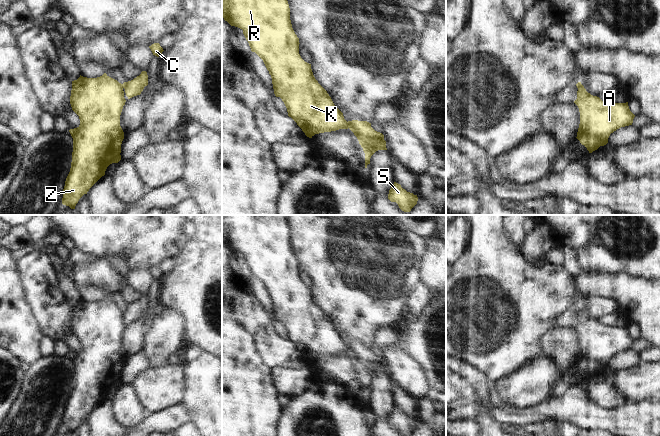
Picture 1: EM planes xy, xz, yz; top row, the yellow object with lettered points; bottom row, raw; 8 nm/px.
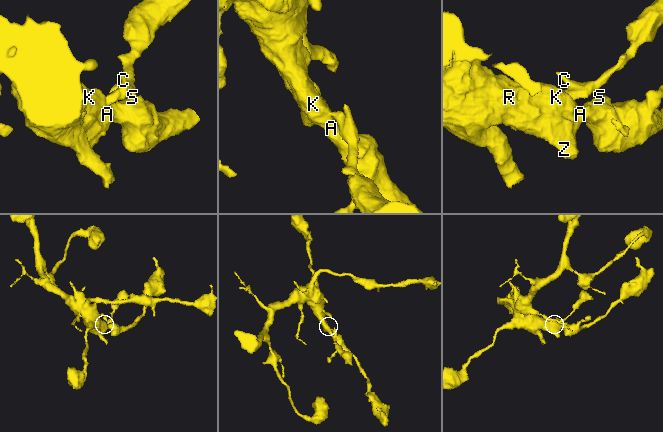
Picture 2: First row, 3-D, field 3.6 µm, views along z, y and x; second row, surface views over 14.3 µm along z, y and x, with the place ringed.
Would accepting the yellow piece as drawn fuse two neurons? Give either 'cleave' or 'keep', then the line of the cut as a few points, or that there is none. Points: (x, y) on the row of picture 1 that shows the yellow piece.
cleave | xz (346, 122), (348, 127)

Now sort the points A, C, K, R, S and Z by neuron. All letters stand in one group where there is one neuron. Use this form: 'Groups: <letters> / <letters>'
Groups: A K R S Z / C

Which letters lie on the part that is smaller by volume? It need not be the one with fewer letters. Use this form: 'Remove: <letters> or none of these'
Remove: C

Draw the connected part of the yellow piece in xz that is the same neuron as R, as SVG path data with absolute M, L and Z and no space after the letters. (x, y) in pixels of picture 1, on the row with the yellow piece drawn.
M222 0L222 17L231 26L243 30L251 51L263 60L271 75L275 96L282 99L288 116L307 137L348 129L343 113L315 79L311 64L305 62L299 54L299 38L292 28L287 0Z

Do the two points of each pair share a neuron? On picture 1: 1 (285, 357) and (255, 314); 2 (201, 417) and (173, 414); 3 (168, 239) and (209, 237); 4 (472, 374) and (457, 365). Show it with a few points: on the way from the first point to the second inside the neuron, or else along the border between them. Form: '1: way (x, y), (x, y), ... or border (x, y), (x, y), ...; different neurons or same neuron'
1: way (274, 346), (264, 336), (259, 325); same neuron
2: border (179, 403), (186, 411), (188, 421); different neurons
3: border (187, 236), (181, 248), (172, 257); different neurons
4: way (468, 372), (461, 367); same neuron

